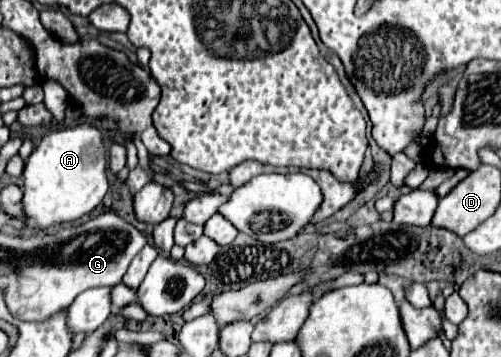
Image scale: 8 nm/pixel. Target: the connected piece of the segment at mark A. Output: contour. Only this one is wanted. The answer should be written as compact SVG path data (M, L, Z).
M81 123L45 133L25 161L23 209L27 219L35 221L35 231L91 213L103 201L107 189L107 151L101 131L93 125Z

